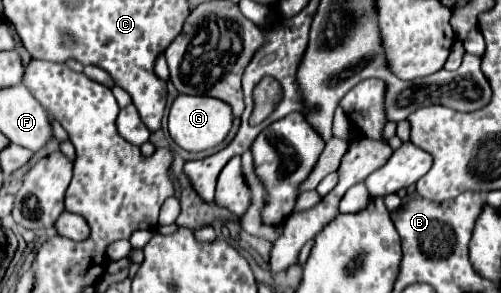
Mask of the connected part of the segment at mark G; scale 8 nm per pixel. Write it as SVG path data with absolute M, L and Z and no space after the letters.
M178 95L168 113L168 133L186 151L206 151L224 141L232 127L230 105L206 95Z

